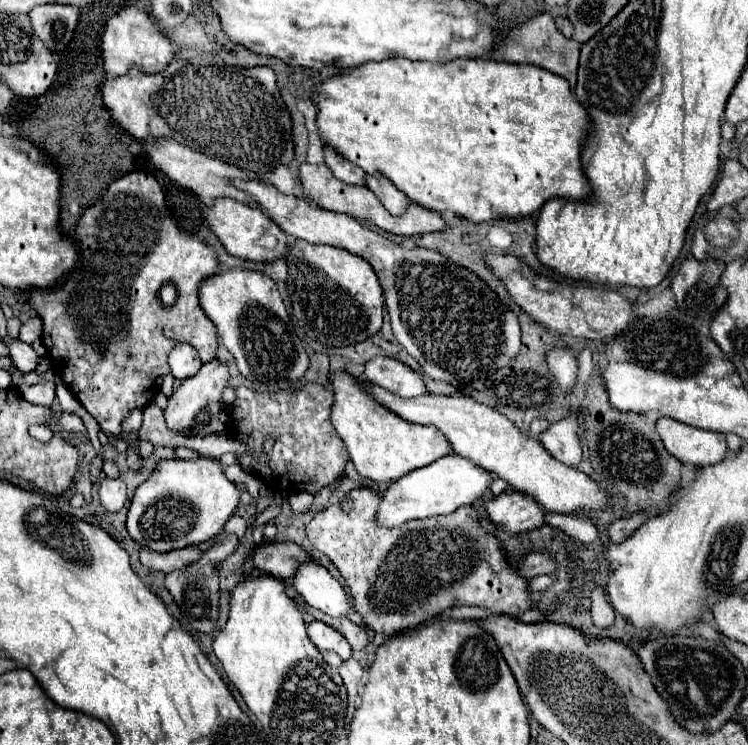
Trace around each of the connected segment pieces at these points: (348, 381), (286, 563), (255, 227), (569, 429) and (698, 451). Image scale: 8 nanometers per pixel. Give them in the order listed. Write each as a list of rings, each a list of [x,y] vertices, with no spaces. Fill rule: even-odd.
[[[336,372],[332,374],[332,384],[336,394],[332,424],[338,436],[342,438],[342,442],[346,444],[348,454],[360,476],[372,482],[388,484],[388,482],[396,482],[398,478],[410,474],[416,468],[428,466],[438,458],[452,454],[446,436],[438,432],[438,428],[410,424],[398,416],[392,416],[390,412],[374,404],[370,394],[358,388],[354,376],[346,372]]]
[[[270,542],[262,544],[250,554],[250,560],[256,570],[272,574],[276,578],[290,578],[298,560],[308,558],[308,552],[294,542]]]
[[[216,198],[208,210],[206,222],[216,238],[222,242],[222,246],[228,250],[228,254],[244,260],[272,262],[276,258],[284,258],[288,246],[294,242],[294,238],[284,234],[260,208],[250,208],[248,204],[232,198]]]
[[[566,418],[560,422],[552,422],[538,436],[538,440],[556,460],[560,460],[568,466],[576,466],[582,458],[582,450],[580,450],[580,442],[578,442],[576,432],[578,432],[576,418]]]
[[[670,418],[656,422],[656,432],[670,456],[682,464],[716,464],[726,456],[726,440],[720,432],[698,430]]]

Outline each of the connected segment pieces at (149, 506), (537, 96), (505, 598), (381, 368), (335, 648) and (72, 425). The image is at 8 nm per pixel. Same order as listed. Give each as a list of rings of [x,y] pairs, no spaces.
[[[200,456],[196,462],[162,460],[150,478],[136,488],[126,528],[136,544],[146,544],[154,552],[180,550],[212,540],[222,532],[236,504],[238,490],[214,458]]]
[[[390,58],[384,62],[370,62],[358,68],[348,70],[346,74],[338,74],[332,78],[324,78],[316,82],[312,88],[312,100],[316,104],[318,116],[318,134],[322,138],[324,146],[330,146],[336,154],[350,160],[352,164],[360,166],[366,174],[380,174],[388,178],[400,192],[410,196],[416,204],[436,210],[436,212],[454,212],[470,222],[490,222],[498,218],[524,218],[528,214],[534,214],[542,208],[542,204],[548,198],[572,198],[582,200],[590,188],[588,180],[580,168],[580,146],[584,142],[584,134],[588,130],[588,114],[578,104],[570,92],[570,86],[560,76],[554,76],[552,72],[546,72],[538,66],[522,66],[522,64],[510,64],[510,62],[496,62],[496,60],[474,60],[474,58],[456,58],[446,64],[440,62],[412,62],[406,58]]]
[[[356,488],[356,490],[352,490],[348,496],[354,500],[354,510],[352,510],[350,514],[344,514],[344,512],[340,510],[338,504],[332,504],[332,506],[328,506],[326,510],[318,512],[318,514],[310,520],[310,524],[306,526],[306,536],[308,536],[310,544],[312,544],[314,548],[318,548],[322,554],[326,554],[328,560],[338,568],[340,576],[346,580],[346,586],[348,586],[348,590],[350,590],[354,610],[358,612],[358,616],[362,616],[364,626],[366,626],[370,632],[392,636],[392,634],[396,634],[396,632],[402,632],[402,630],[414,628],[414,626],[418,626],[418,624],[422,624],[422,622],[428,622],[428,620],[432,620],[434,616],[438,616],[438,614],[442,614],[444,610],[454,608],[454,606],[482,606],[482,608],[492,610],[494,614],[508,614],[508,616],[520,614],[520,612],[524,612],[524,610],[530,608],[532,600],[530,600],[530,592],[528,592],[528,580],[522,578],[520,574],[516,574],[516,570],[510,568],[510,566],[506,564],[506,560],[504,560],[504,548],[500,546],[500,542],[498,542],[492,534],[488,534],[486,530],[480,528],[478,518],[476,518],[476,512],[472,510],[472,506],[462,506],[462,508],[458,508],[458,510],[454,510],[452,514],[446,514],[446,516],[432,516],[432,518],[426,518],[426,520],[410,520],[410,522],[406,522],[406,524],[402,524],[402,526],[398,526],[398,528],[382,528],[382,526],[374,524],[374,512],[376,512],[378,500],[380,500],[378,494],[374,494],[374,492],[368,490],[368,488]]]
[[[376,356],[364,366],[364,378],[390,390],[392,394],[398,394],[400,398],[414,398],[420,394],[426,394],[426,386],[412,368],[402,364],[396,358],[388,356]]]
[[[314,620],[314,622],[308,626],[308,636],[310,636],[312,644],[314,644],[318,650],[336,652],[342,660],[348,660],[348,658],[350,658],[352,648],[350,648],[348,640],[346,640],[342,634],[338,634],[334,628],[330,628],[328,624]]]
[[[62,412],[60,420],[58,420],[58,428],[64,430],[64,432],[80,432],[80,434],[86,434],[86,426],[82,424],[82,420],[76,414],[68,414],[68,412]]]

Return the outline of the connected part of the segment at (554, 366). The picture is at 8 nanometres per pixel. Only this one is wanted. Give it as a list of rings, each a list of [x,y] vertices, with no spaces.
[[[552,348],[546,354],[546,364],[562,392],[572,394],[578,378],[578,354],[572,348]]]

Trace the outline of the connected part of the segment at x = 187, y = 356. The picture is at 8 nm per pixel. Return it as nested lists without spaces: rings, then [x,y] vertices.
[[[178,344],[170,352],[168,362],[170,362],[170,368],[172,368],[172,376],[176,380],[186,380],[186,378],[194,376],[202,366],[198,354],[194,352],[194,348],[190,348],[190,344]]]

